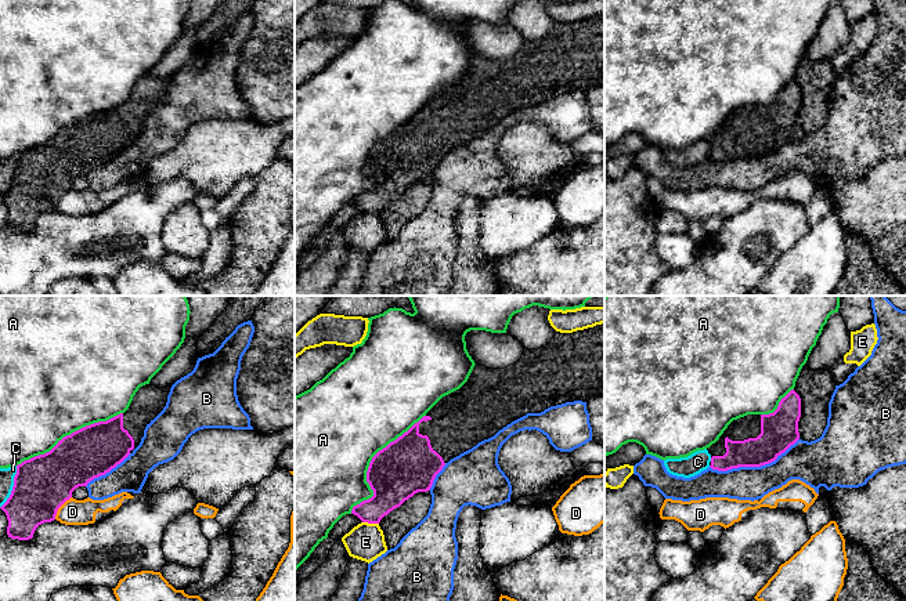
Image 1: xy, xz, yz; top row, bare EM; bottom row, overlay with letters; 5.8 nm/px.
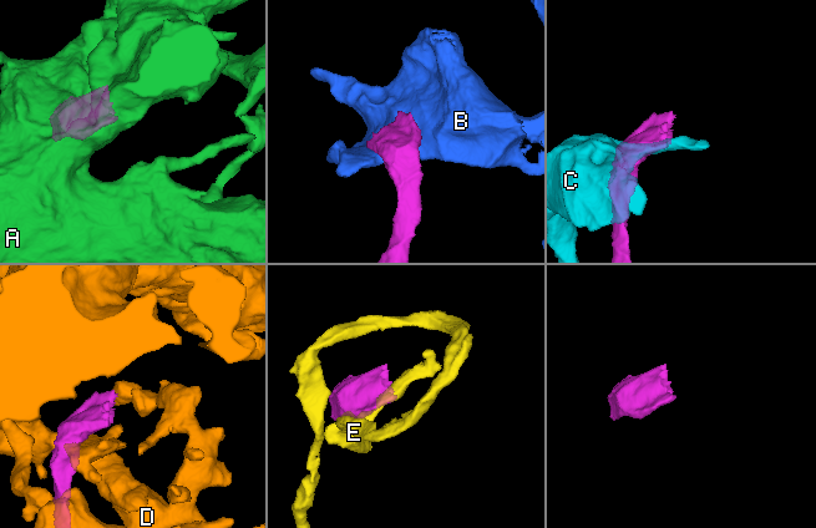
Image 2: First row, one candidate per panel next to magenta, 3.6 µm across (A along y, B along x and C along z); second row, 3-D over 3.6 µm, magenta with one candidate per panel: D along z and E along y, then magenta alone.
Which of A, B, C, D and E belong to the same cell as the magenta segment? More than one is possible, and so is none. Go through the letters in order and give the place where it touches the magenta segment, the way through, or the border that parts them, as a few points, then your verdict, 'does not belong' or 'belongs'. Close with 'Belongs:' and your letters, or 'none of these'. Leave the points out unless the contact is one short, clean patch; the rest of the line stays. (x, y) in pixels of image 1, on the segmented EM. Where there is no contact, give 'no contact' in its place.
A: meets magenta in xz at (370, 463); does not belong
B: meets magenta in yz at (754, 466); does not belong
C: meets magenta in xy at (13, 487); does not belong
D: meets magenta in xy at (60, 506); does not belong
E: meets magenta in xz at (371, 522); does not belong
Belongs: none of these

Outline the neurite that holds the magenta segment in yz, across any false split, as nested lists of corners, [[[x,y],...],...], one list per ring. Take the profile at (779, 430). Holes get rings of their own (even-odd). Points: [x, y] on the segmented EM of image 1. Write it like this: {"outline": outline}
{"outline": [[[791,390],[769,414],[747,414],[733,420],[719,439],[707,448],[710,467],[728,471],[761,467],[775,461],[799,439],[801,398]]]}

